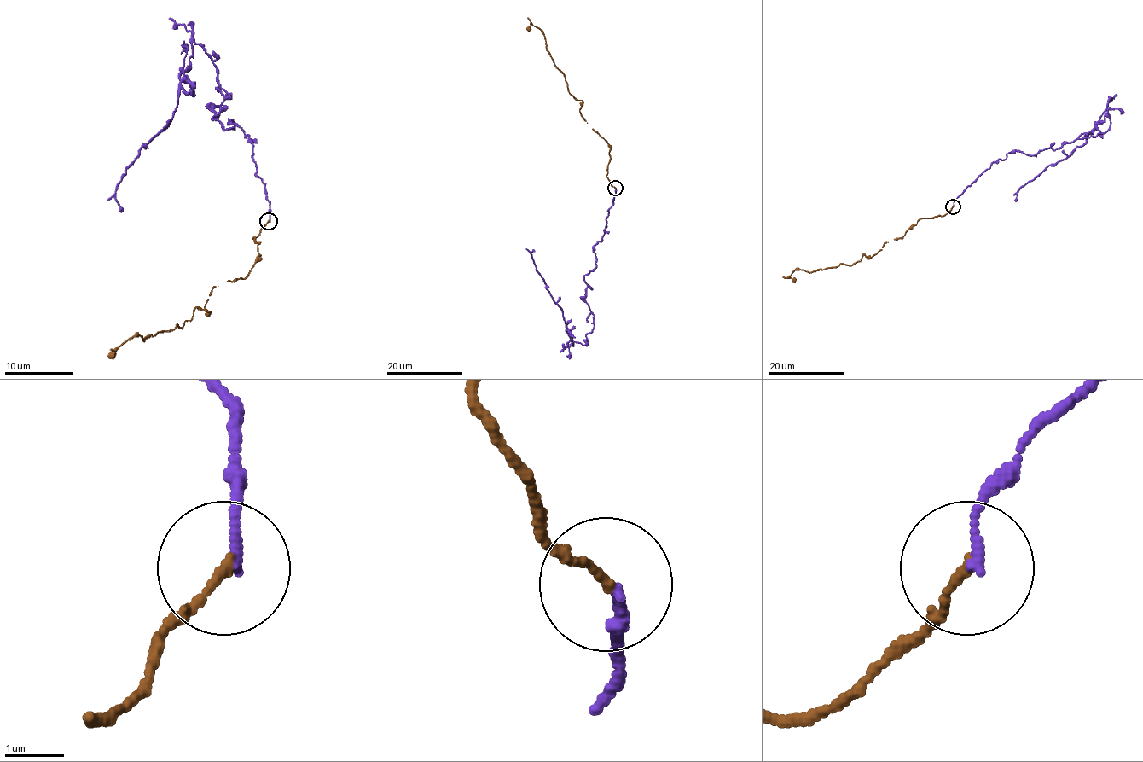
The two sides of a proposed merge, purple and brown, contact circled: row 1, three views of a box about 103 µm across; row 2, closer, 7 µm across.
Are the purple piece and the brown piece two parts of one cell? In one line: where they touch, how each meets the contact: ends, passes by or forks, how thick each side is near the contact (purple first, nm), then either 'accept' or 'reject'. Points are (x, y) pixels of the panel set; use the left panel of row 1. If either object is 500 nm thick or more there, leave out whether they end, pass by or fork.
place (268, 221); purple ends; brown ends; calibres 130 and 150 nm; reject

